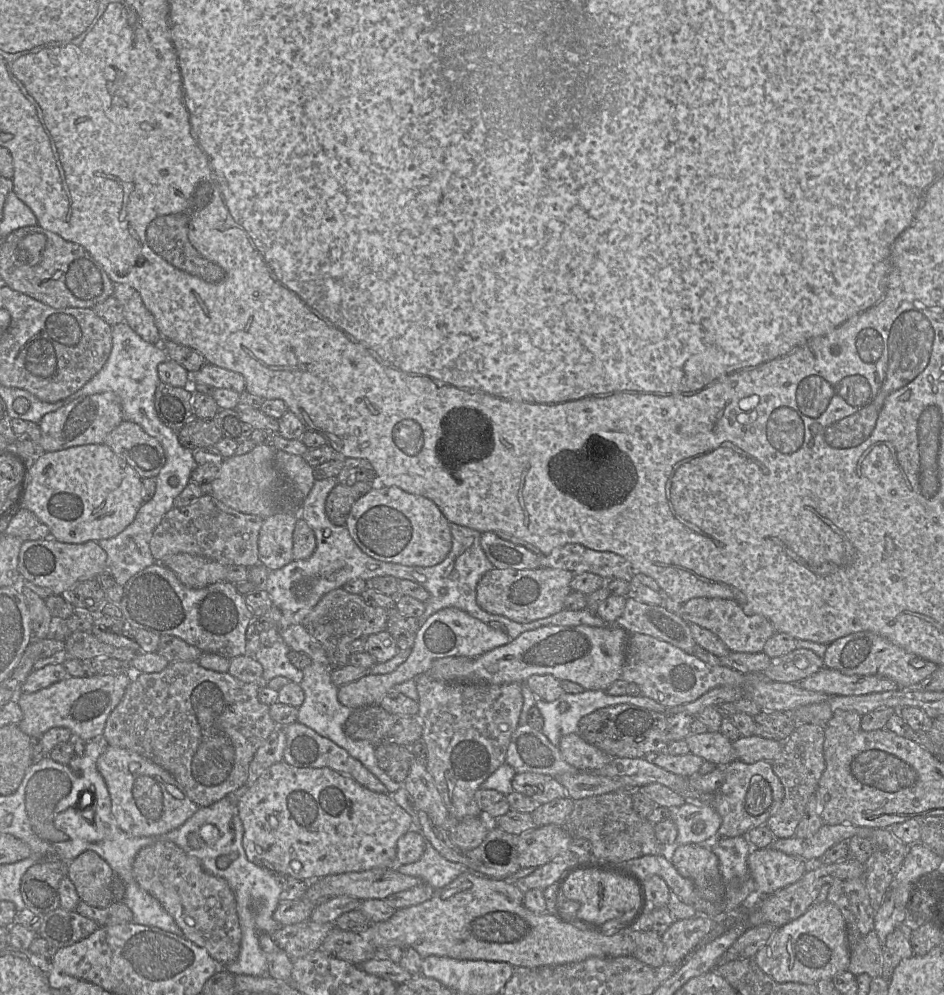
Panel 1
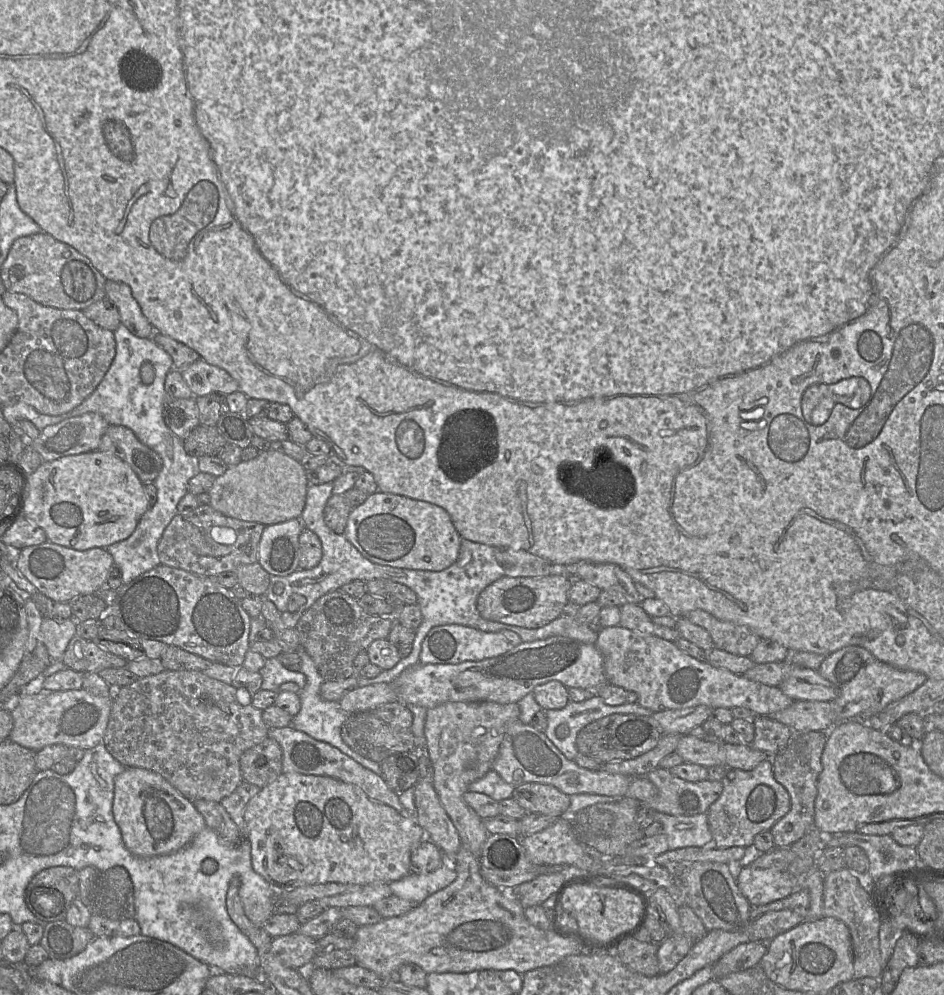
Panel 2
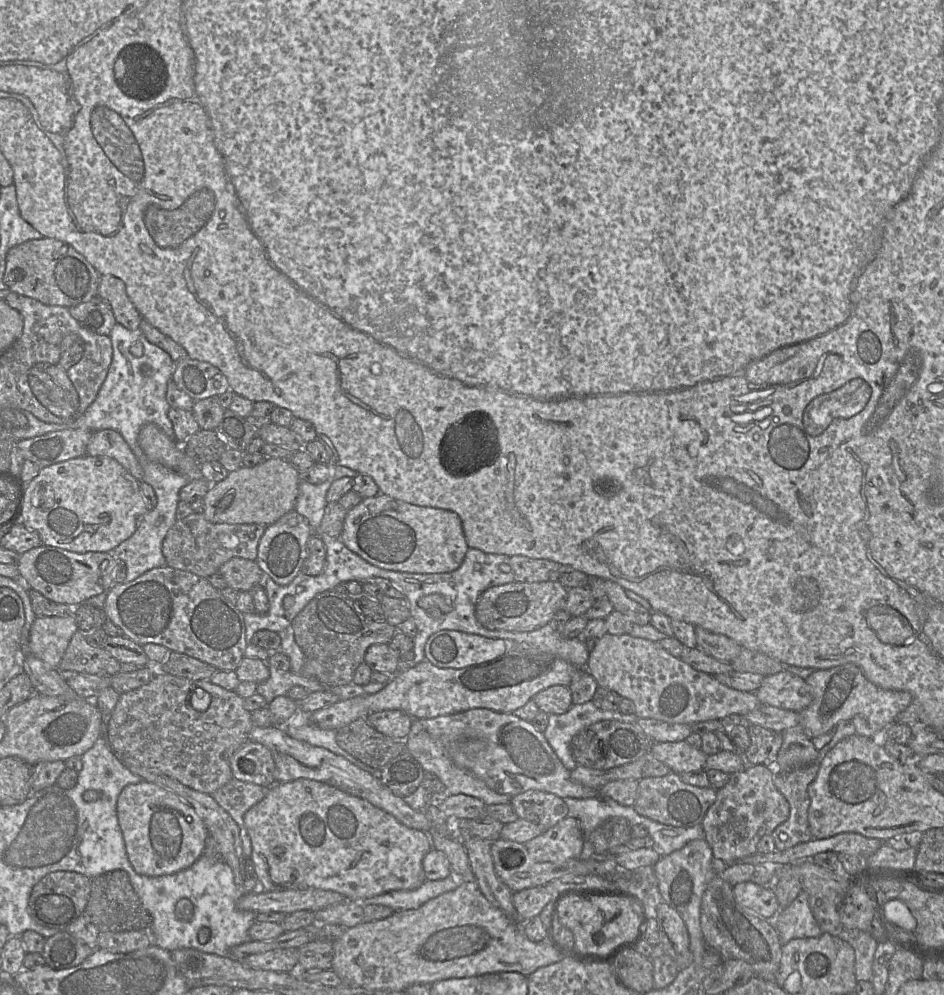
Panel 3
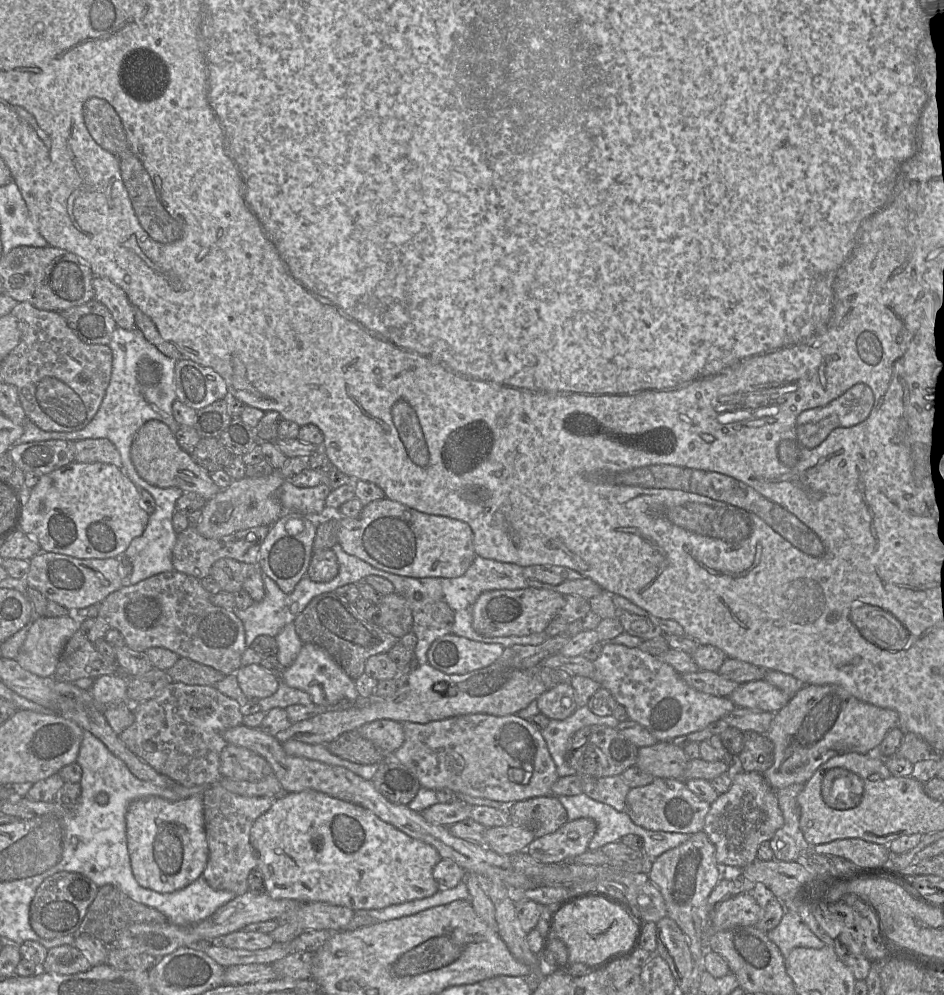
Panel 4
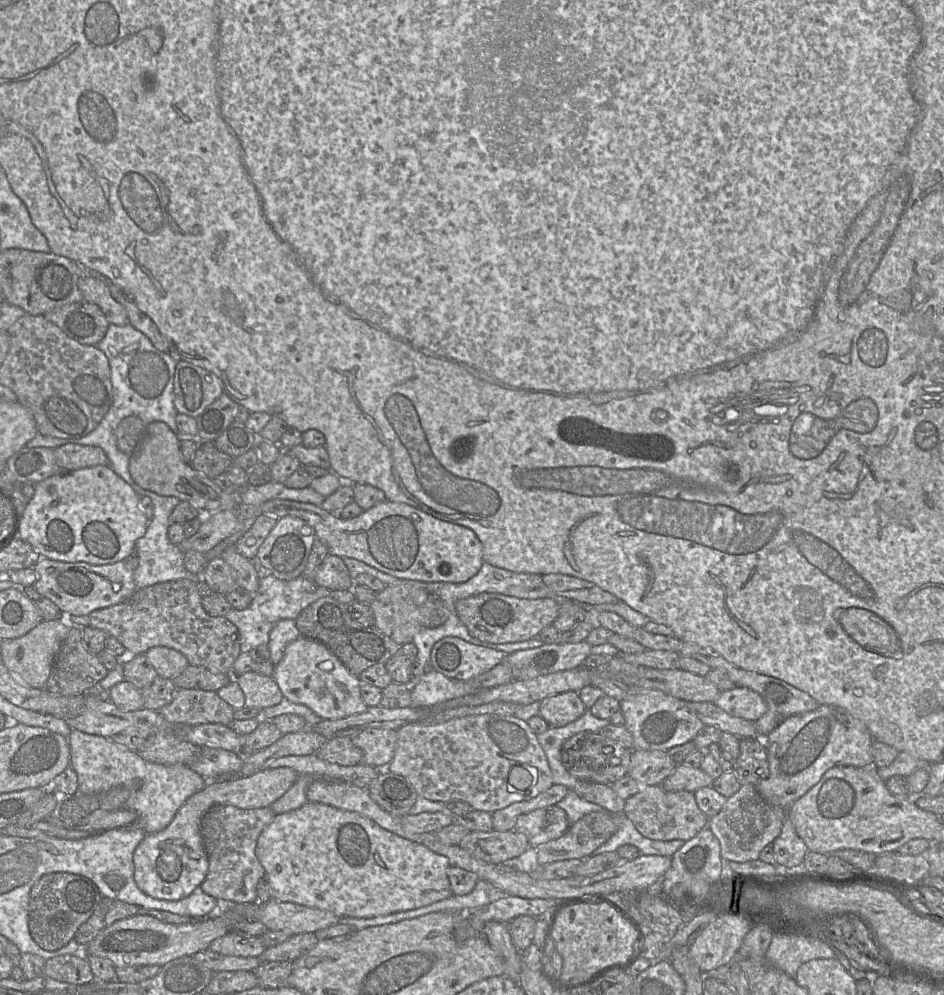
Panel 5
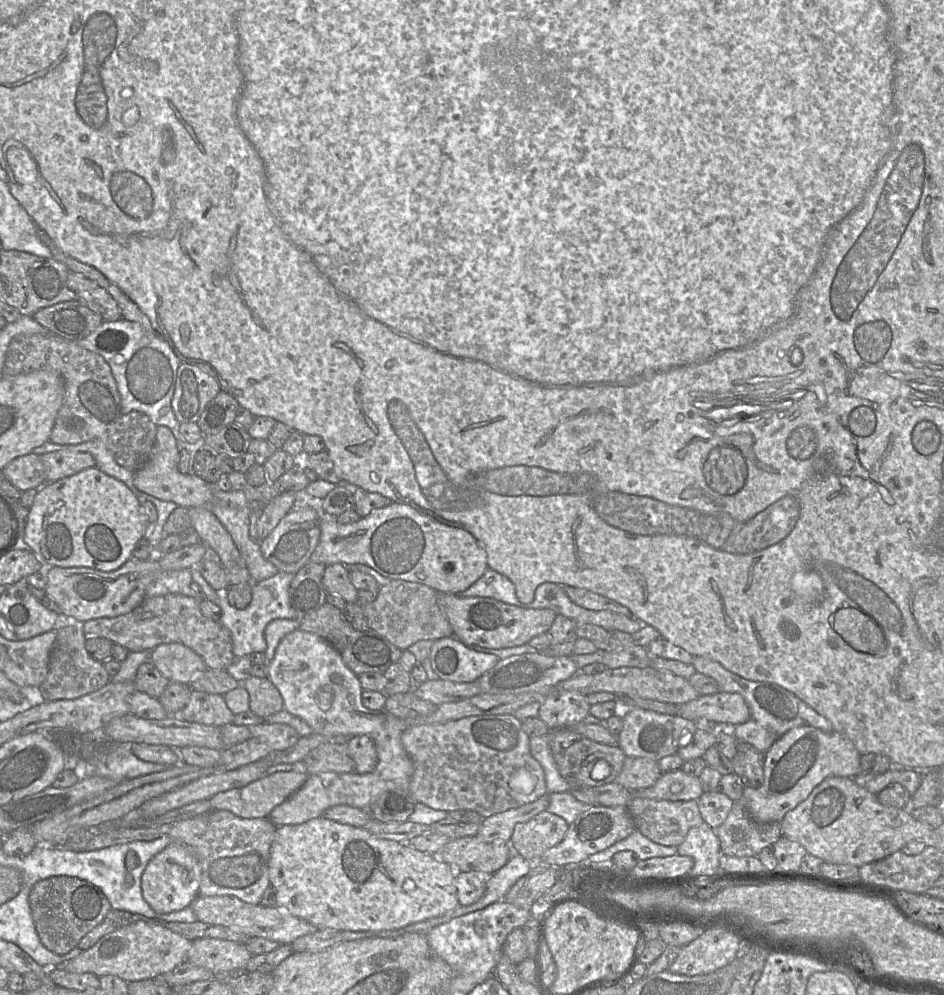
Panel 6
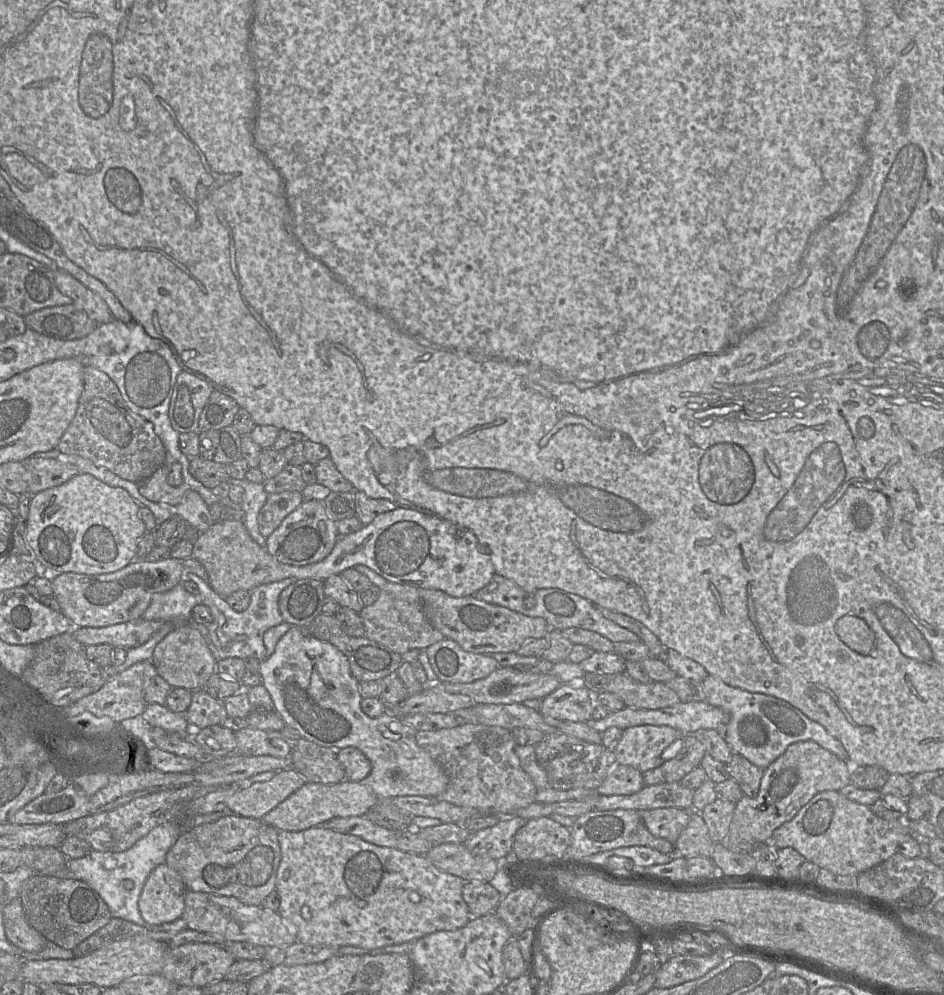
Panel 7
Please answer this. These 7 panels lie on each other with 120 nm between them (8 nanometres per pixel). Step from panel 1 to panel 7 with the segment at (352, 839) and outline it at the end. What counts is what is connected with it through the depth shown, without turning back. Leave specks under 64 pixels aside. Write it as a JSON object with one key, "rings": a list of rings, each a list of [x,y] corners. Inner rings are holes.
{"rings":[[[322,825],[298,832],[278,831],[278,842],[281,850],[281,860],[275,881],[275,889],[279,895],[278,913],[295,930],[296,942],[313,947],[331,946],[338,948],[342,946],[356,946],[372,950],[384,946],[416,941],[437,931],[457,930],[464,927],[472,917],[462,896],[464,880],[440,871],[425,855],[415,855],[396,848],[379,847],[357,836],[334,832],[324,828]]]}

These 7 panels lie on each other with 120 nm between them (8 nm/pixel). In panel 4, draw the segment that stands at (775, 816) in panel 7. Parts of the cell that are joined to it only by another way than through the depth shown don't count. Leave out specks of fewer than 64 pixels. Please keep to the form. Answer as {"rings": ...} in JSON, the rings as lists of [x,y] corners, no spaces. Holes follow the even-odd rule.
{"rings":[[[803,685],[801,689],[778,712],[766,733],[774,745],[774,761],[763,773],[768,784],[774,789],[782,789],[792,784],[805,784],[819,766],[836,755],[856,752],[876,753],[885,735],[898,726],[899,716],[894,710],[881,708],[863,702],[838,685]]]}

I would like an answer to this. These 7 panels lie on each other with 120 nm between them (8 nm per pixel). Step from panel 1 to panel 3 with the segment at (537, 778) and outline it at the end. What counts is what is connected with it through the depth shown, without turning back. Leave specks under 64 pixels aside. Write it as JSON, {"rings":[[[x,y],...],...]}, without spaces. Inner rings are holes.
{"rings":[[[540,790],[517,794],[511,798],[510,804],[520,819],[542,826],[544,830],[568,816],[568,807],[561,797]]]}

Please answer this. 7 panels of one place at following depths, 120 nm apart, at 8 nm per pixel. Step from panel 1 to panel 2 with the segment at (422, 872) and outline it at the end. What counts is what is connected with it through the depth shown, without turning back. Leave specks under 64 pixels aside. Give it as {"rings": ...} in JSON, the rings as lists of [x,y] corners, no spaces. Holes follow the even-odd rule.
{"rings":[[[446,859],[446,862],[433,872],[410,873],[400,880],[390,882],[389,887],[393,896],[418,905],[433,893],[450,885],[456,877],[454,866]]]}

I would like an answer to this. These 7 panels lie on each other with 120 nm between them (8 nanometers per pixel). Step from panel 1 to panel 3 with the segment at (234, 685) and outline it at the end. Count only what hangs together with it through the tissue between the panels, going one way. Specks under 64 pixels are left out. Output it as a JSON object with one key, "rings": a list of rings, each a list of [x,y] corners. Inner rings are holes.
{"rings":[[[156,669],[156,675],[148,684],[119,696],[113,712],[105,719],[105,738],[120,762],[122,759],[133,758],[153,772],[175,779],[198,792],[212,795],[232,779],[230,758],[249,741],[253,727],[251,712],[245,709],[244,699],[235,691],[226,690],[210,680],[190,680]],[[198,688],[211,697],[210,706],[204,712],[193,709],[190,703],[192,693]]]}

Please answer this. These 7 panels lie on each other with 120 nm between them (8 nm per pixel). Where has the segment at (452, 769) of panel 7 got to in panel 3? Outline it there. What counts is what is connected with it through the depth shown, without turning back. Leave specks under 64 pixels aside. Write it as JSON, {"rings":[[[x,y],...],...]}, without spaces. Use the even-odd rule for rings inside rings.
{"rings":[[[477,708],[432,719],[420,719],[419,724],[441,746],[457,768],[473,774],[498,794],[513,797],[528,790],[540,790],[562,799],[593,798],[599,795],[599,789],[573,781],[571,771],[560,761],[544,734],[531,722],[513,713]]]}

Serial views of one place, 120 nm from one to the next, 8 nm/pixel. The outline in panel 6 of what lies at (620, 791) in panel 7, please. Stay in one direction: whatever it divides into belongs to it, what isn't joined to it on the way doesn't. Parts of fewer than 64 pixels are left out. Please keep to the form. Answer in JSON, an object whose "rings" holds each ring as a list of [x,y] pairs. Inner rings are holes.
{"rings":[[[626,757],[623,768],[614,782],[628,790],[652,786],[662,775],[658,761],[642,757]]]}

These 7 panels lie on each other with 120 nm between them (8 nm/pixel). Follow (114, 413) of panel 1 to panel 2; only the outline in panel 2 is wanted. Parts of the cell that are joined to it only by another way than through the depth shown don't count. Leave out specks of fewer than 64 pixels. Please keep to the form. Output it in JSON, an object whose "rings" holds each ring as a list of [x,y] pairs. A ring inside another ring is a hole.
{"rings":[[[88,412],[45,427],[31,446],[46,462],[95,451],[109,426],[101,415]]]}

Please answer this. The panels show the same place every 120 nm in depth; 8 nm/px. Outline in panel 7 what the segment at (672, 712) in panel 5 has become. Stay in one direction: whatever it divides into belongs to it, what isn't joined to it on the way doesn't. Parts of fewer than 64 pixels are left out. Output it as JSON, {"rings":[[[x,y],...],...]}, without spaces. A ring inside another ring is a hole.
{"rings":[[[638,725],[623,730],[614,751],[618,764],[645,772],[664,763],[664,751],[676,740],[689,734],[670,726]]]}

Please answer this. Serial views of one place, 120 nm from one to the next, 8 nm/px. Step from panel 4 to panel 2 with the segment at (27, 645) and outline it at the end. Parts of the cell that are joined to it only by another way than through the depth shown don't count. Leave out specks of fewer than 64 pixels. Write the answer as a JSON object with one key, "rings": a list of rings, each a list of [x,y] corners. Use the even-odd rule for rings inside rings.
{"rings":[[[43,618],[41,634],[51,661],[62,662],[69,641],[76,635],[76,621],[73,618]]]}

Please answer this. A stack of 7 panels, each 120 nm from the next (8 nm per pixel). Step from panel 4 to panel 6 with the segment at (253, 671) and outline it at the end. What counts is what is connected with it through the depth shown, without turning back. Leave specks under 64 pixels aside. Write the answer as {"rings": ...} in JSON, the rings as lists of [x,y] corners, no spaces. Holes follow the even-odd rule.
{"rings":[[[250,676],[242,685],[249,694],[249,709],[262,720],[284,709],[278,689],[266,678]]]}

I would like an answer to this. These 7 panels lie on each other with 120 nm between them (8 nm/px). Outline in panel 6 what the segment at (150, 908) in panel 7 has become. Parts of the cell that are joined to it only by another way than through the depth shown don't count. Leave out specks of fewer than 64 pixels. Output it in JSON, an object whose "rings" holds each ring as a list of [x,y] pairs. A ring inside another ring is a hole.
{"rings":[[[171,842],[156,854],[141,876],[141,894],[148,905],[159,914],[179,911],[192,904],[199,895],[201,868],[196,858],[181,844]]]}

